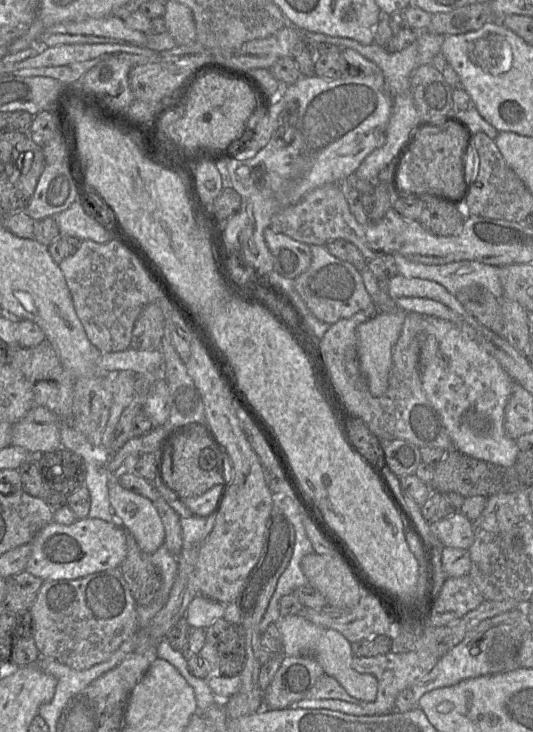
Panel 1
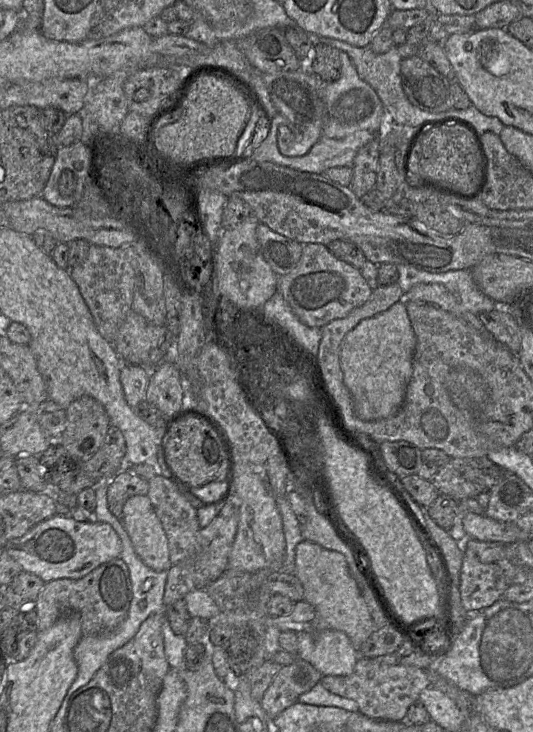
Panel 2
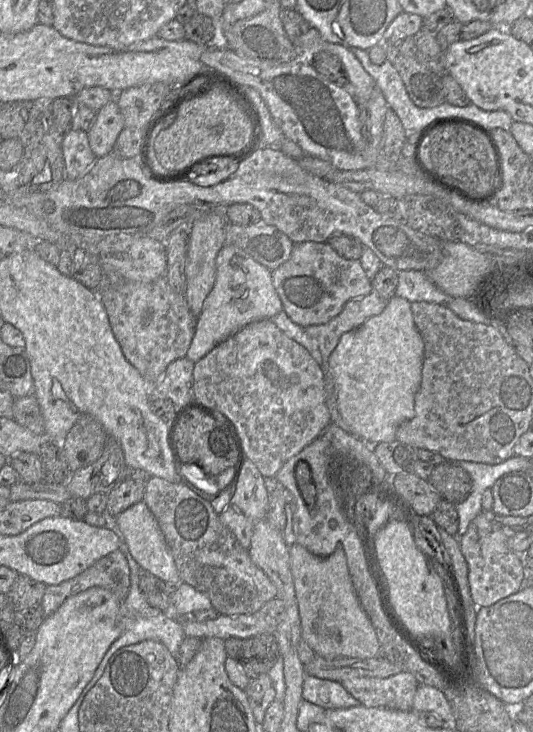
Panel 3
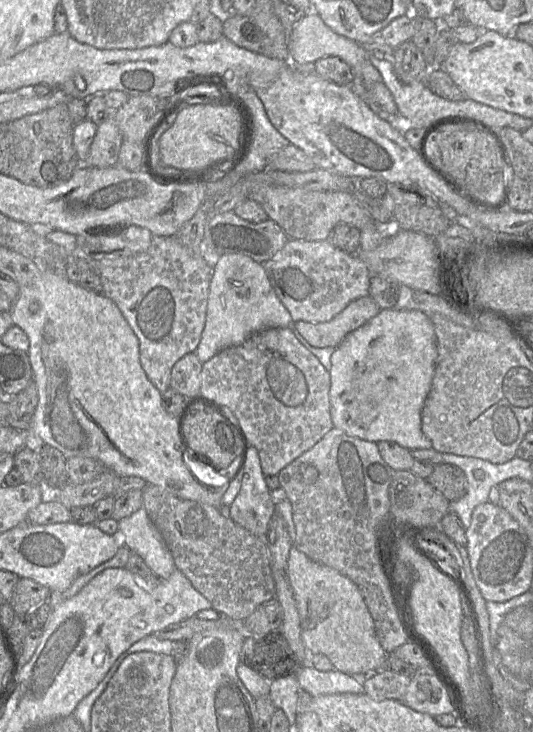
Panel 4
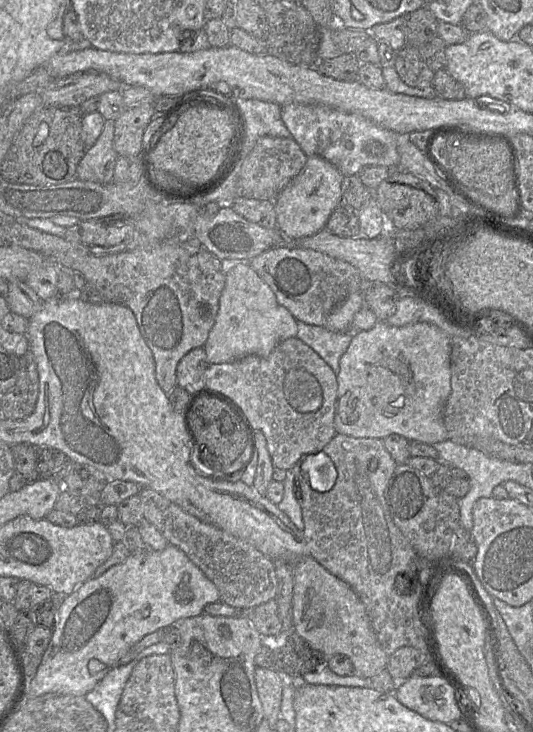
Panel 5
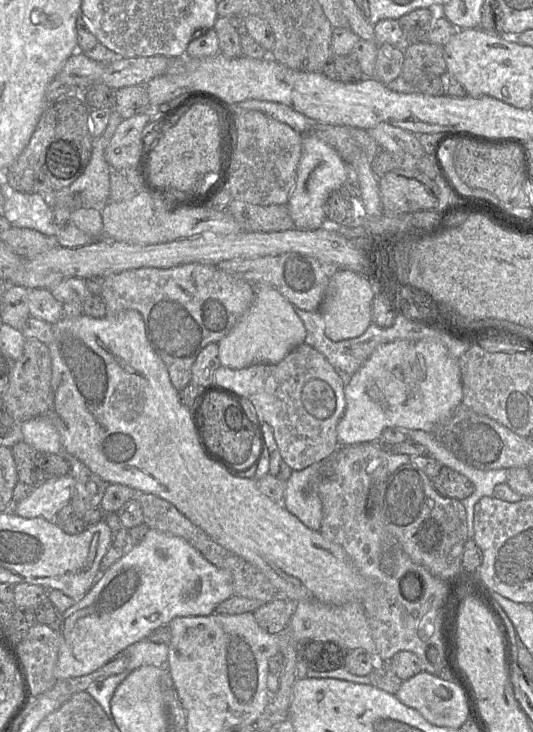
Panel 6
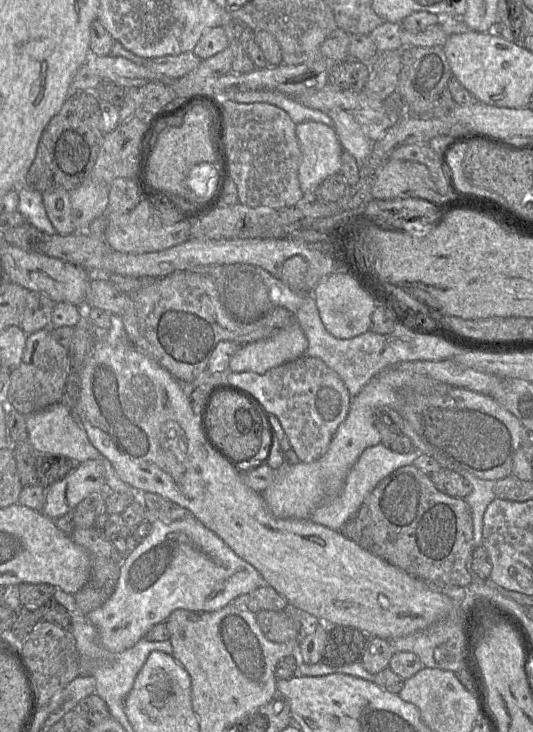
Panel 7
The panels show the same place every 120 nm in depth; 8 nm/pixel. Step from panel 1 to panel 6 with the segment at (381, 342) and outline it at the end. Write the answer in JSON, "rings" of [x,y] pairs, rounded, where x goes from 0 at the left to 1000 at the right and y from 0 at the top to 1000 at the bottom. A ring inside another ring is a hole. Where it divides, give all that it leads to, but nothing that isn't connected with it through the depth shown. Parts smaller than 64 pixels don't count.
{"rings":[[[743,464],[711,471],[647,527],[647,561],[632,579],[636,609],[709,604],[719,587],[743,583],[760,589],[814,589],[841,577],[867,553],[867,523],[859,490],[818,466]]]}

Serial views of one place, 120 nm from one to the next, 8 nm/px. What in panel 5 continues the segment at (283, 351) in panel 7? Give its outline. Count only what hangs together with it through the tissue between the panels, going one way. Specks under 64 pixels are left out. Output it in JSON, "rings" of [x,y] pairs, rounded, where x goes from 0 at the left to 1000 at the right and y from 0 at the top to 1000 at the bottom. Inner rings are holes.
{"rings":[[[465,358],[424,365],[405,437],[381,473],[392,497],[437,495],[467,485],[503,486],[527,467],[555,460],[557,452],[557,437],[522,414],[505,389]]]}

